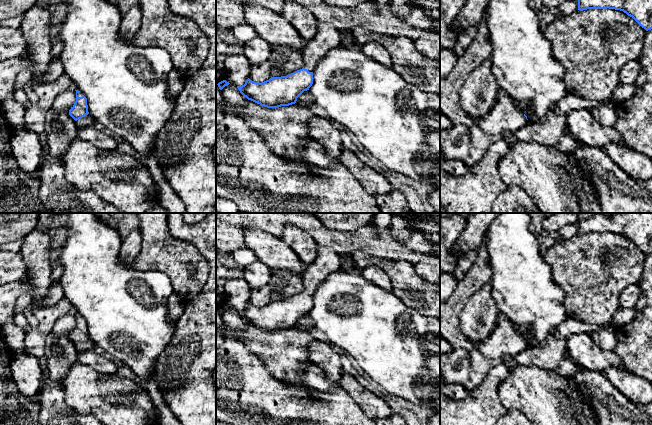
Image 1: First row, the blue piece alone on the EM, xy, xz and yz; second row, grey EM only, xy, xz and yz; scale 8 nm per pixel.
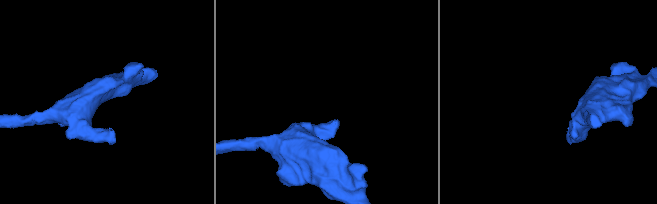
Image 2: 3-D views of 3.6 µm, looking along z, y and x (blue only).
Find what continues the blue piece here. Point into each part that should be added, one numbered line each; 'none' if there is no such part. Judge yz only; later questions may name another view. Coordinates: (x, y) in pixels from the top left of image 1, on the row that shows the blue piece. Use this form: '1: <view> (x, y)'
1: yz (504, 117)

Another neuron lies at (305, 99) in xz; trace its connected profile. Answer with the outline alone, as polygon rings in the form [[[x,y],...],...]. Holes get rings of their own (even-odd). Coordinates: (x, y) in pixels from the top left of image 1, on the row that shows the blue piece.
[[[309,90],[304,91],[298,98],[296,103],[299,106],[311,108],[315,104],[312,94]]]

